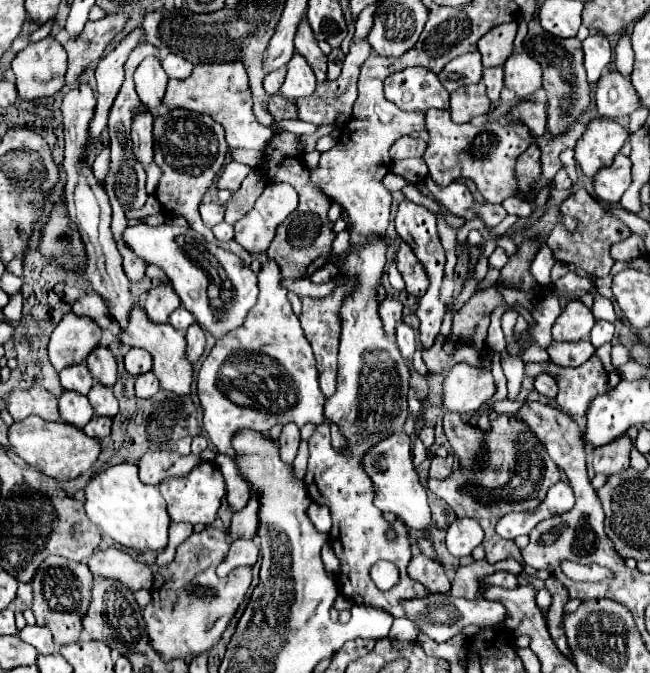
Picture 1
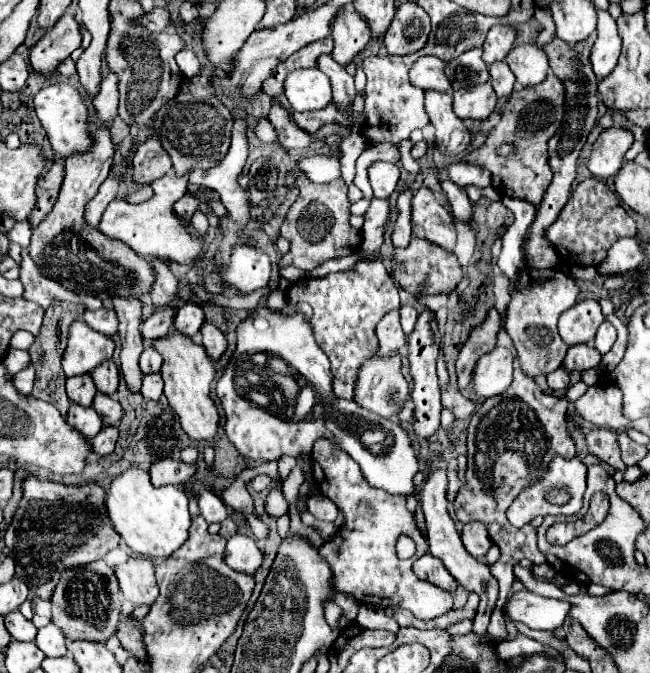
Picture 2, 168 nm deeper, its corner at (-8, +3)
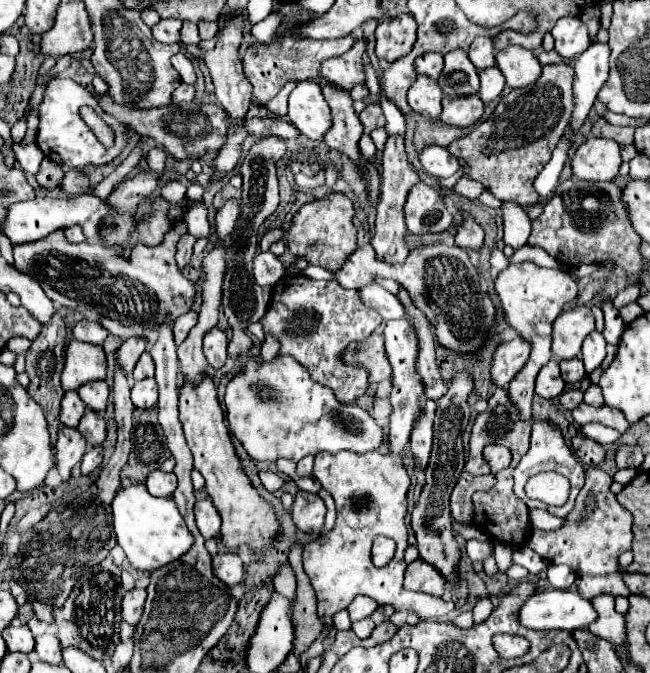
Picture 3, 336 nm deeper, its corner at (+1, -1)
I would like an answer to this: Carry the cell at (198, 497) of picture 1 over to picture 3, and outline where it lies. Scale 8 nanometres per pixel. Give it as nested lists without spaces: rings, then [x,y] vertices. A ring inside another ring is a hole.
[[[197,500],[195,502],[195,522],[203,538],[215,538],[221,528],[221,518],[217,508],[211,500]]]

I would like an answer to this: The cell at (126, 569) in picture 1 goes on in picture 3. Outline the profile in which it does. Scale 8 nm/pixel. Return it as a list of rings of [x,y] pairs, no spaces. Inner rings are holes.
[[[133,588],[133,590],[125,590],[123,596],[123,604],[121,604],[121,614],[129,624],[137,624],[141,614],[143,614],[143,604],[145,604],[145,596],[147,592],[141,588]]]

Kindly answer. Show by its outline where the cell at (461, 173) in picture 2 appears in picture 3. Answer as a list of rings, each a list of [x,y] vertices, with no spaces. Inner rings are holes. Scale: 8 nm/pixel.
[[[429,146],[419,154],[419,160],[423,164],[423,168],[433,174],[435,178],[451,178],[453,174],[457,174],[461,170],[461,164],[457,162],[457,158],[453,158],[445,148],[439,146]],[[445,172],[453,172],[453,174],[445,174]]]

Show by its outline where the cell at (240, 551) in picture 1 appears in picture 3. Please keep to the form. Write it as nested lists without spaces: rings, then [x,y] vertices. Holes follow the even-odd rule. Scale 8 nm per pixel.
[[[219,552],[213,556],[213,572],[231,588],[243,580],[243,562],[237,552]]]

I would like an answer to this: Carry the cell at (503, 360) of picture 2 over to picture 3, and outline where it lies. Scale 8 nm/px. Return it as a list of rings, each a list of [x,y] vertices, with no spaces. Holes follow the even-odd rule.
[[[523,338],[501,344],[491,360],[491,380],[497,388],[505,388],[529,358],[529,346]]]

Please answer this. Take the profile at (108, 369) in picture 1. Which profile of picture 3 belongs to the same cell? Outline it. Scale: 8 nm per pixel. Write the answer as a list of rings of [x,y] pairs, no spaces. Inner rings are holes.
[[[95,380],[95,382],[85,382],[79,390],[81,400],[87,404],[87,408],[101,412],[107,406],[107,398],[109,398],[109,386],[105,380]]]

